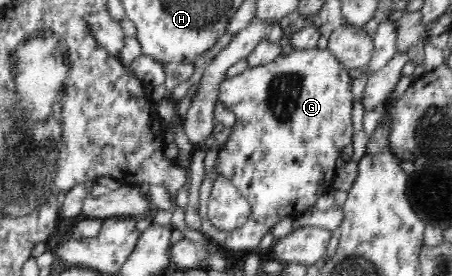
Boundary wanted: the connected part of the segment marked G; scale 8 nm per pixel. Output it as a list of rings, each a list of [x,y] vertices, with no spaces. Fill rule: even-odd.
[[[319,48],[296,50],[280,55],[264,65],[245,69],[236,77],[226,78],[219,88],[219,101],[224,108],[232,111],[237,118],[233,133],[228,142],[218,149],[214,169],[199,187],[199,215],[202,221],[200,232],[215,245],[227,250],[256,252],[260,241],[270,233],[277,223],[285,217],[300,217],[315,210],[320,195],[332,191],[338,172],[336,161],[343,149],[353,143],[353,94],[349,71],[332,55],[328,49]],[[220,176],[230,183],[246,198],[252,215],[244,225],[237,229],[222,231],[212,225],[208,218],[213,181]]]

